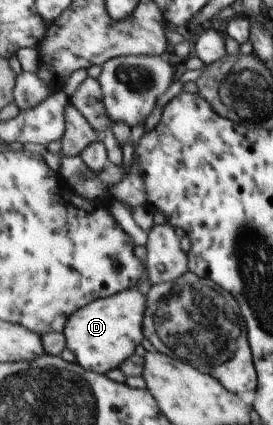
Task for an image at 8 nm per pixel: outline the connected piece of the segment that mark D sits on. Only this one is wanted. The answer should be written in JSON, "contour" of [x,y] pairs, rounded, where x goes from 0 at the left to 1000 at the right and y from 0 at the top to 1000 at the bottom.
{"contour":[[[498,671],[432,694],[348,706],[249,751],[234,776],[249,821],[311,868],[385,882],[403,871],[440,868],[451,852],[491,840],[491,819],[527,795],[520,758],[538,720],[535,687],[509,678]]]}

